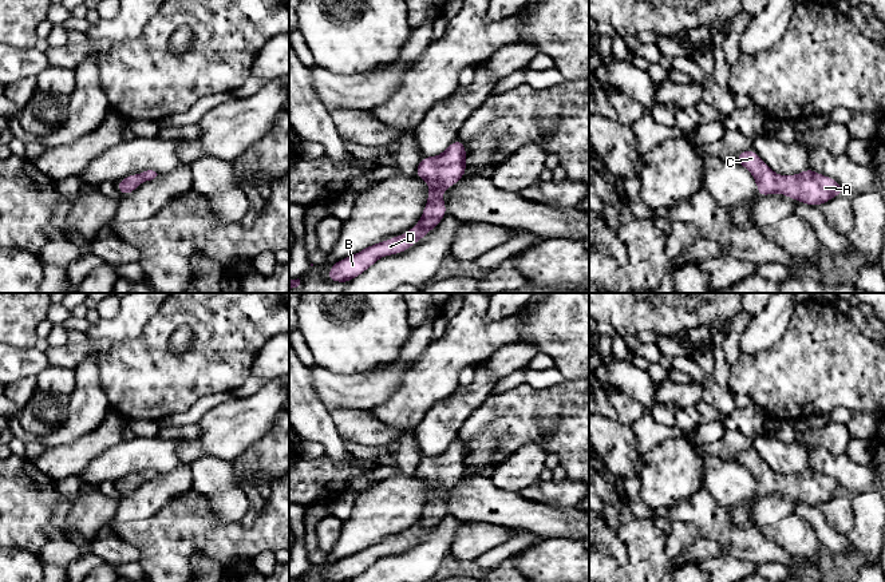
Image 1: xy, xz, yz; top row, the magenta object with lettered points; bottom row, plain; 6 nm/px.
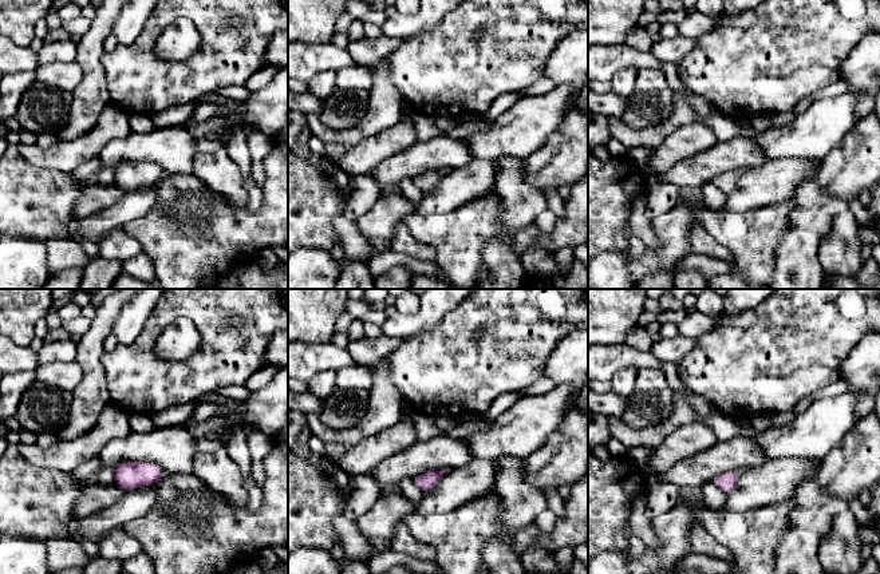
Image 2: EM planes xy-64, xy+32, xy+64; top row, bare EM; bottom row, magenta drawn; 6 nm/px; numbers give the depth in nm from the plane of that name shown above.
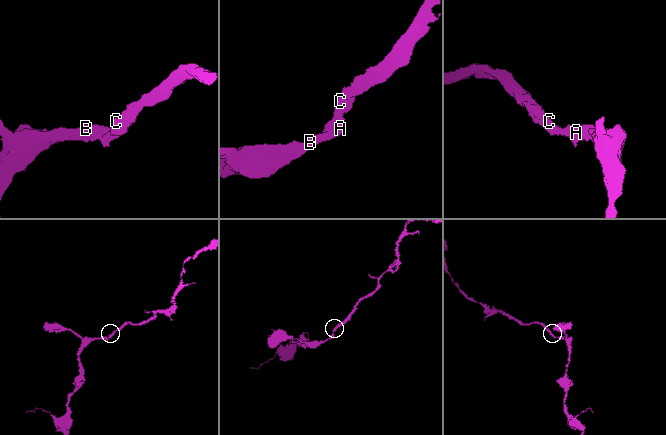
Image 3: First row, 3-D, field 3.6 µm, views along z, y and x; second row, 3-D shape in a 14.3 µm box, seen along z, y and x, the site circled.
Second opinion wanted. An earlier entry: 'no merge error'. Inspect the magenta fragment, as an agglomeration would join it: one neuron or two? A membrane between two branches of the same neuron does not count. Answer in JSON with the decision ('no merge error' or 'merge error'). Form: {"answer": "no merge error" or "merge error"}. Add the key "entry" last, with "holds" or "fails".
{"answer": "no merge error", "entry": "holds"}

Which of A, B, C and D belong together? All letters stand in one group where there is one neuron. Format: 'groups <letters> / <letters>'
groups A B C D

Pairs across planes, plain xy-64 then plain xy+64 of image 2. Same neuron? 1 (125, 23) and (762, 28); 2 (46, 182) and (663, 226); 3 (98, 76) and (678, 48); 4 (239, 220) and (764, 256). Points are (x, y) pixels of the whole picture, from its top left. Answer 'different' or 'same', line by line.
1: different
2: different
3: different
4: same

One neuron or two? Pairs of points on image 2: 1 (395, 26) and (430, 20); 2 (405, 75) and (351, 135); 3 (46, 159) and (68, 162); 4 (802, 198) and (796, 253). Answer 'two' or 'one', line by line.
1: one
2: two
3: one
4: one

